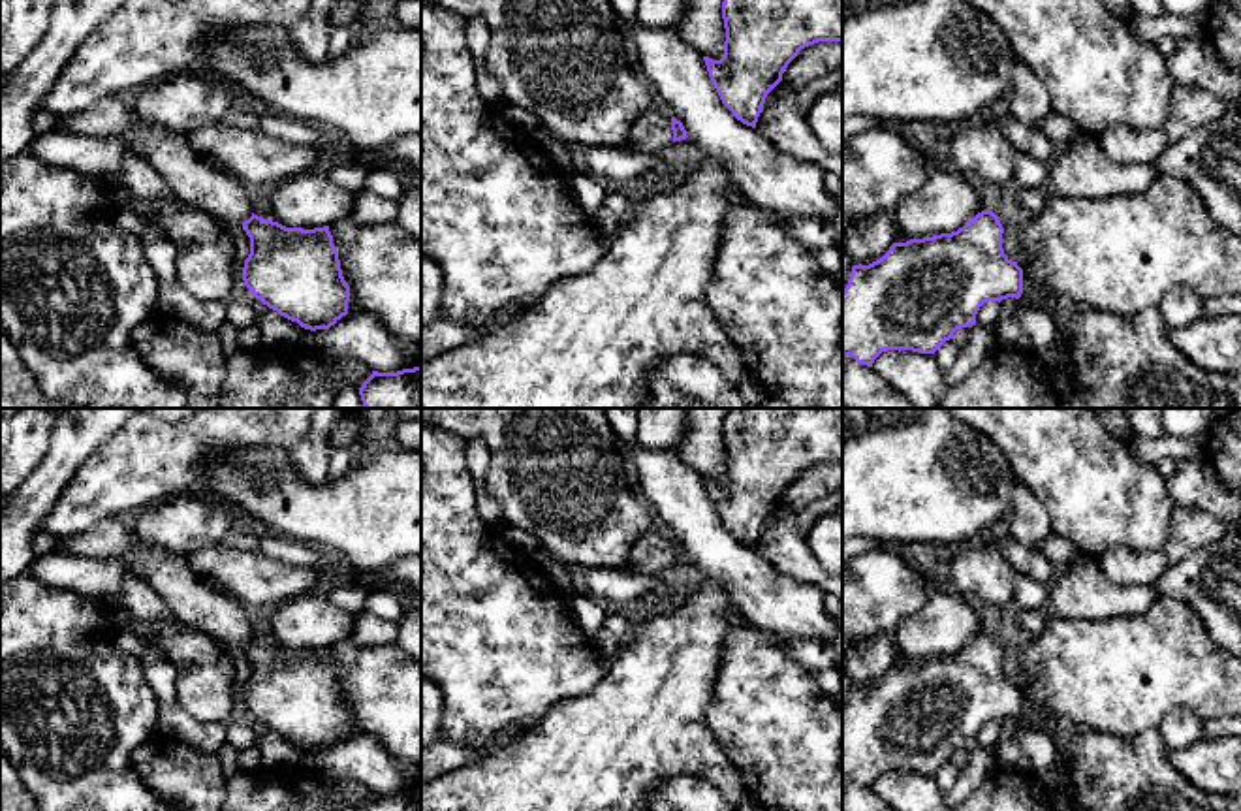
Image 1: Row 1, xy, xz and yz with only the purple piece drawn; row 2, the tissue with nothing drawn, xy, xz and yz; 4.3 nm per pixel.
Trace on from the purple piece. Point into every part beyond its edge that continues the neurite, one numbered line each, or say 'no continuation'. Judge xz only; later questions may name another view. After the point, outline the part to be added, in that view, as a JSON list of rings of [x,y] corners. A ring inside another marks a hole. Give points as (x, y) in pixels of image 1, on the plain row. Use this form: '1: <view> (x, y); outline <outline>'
1: xz (651, 554); outline [[[645,534],[637,538],[630,549],[630,572],[637,576],[658,576],[662,570],[673,566],[671,538],[658,534]]]

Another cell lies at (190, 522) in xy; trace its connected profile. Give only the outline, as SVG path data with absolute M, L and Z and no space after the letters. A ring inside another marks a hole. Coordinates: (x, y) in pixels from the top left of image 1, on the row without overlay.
M201 493L156 501L130 521L141 542L182 557L222 544L231 531L226 504Z

